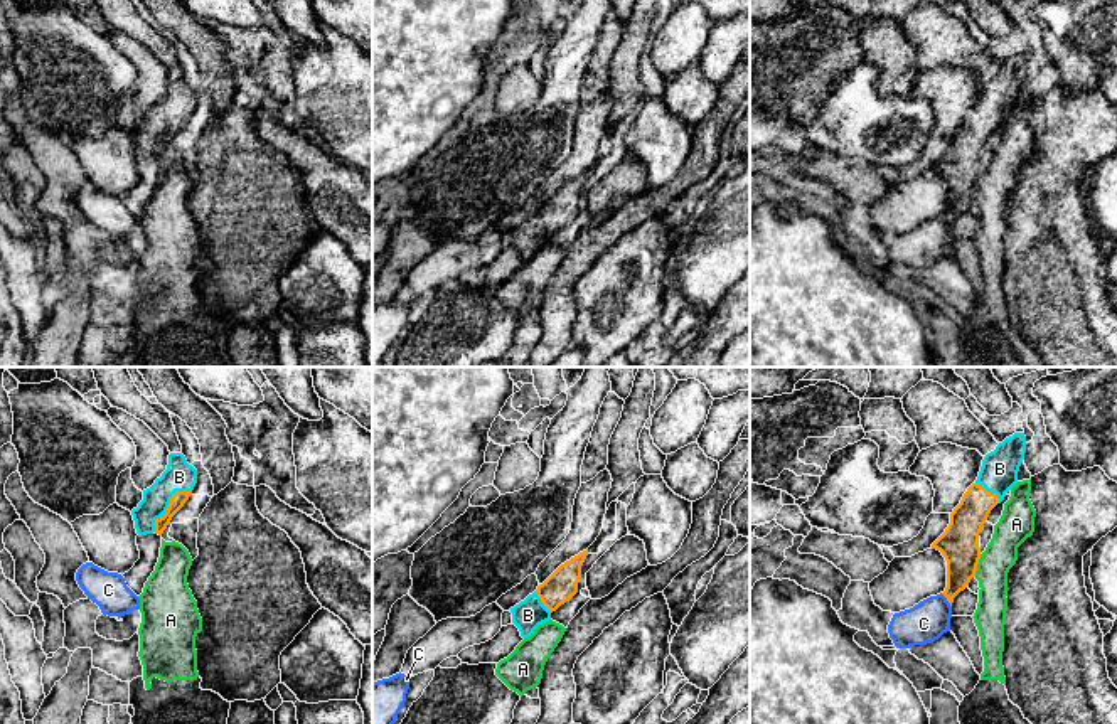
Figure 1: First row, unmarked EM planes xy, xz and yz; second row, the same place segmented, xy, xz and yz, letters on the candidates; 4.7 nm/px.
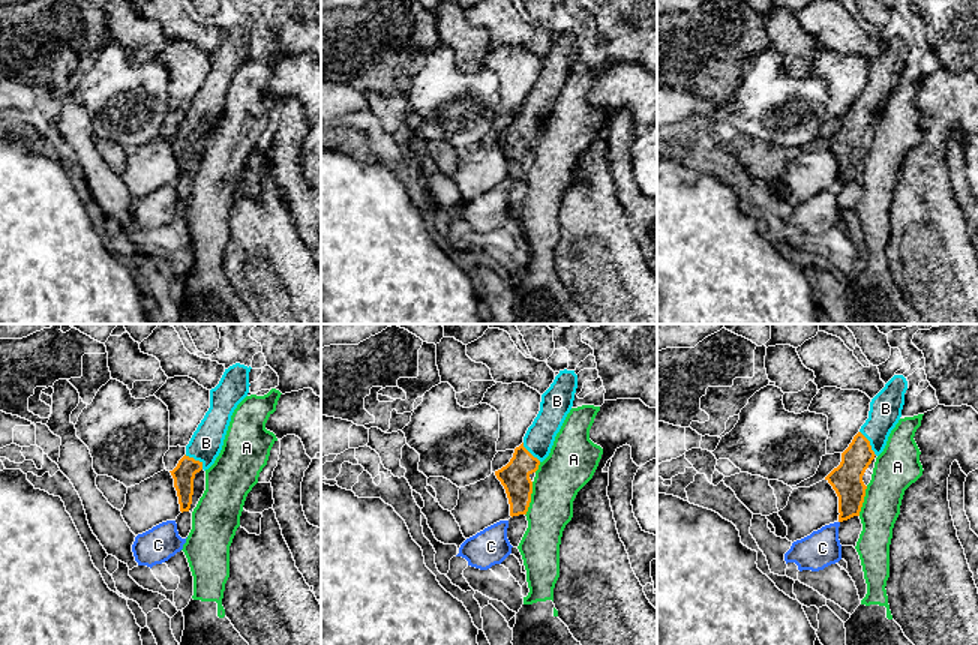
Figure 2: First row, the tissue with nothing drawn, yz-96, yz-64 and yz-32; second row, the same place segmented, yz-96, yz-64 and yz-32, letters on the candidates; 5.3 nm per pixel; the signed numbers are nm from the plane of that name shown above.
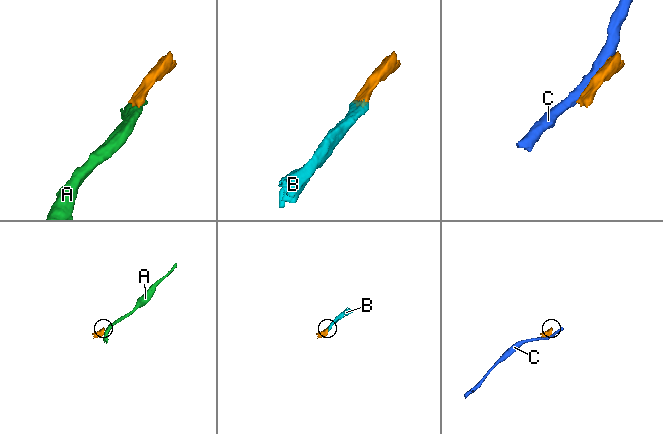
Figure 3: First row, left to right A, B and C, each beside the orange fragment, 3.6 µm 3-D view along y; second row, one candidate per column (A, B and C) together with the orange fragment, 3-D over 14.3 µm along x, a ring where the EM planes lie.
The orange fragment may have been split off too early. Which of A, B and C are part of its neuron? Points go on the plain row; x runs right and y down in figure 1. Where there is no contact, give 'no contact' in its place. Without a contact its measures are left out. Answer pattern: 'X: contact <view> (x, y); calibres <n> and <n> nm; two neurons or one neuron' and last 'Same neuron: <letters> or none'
A: contact yz (976, 189); calibres 190 and 160 nm; two neurons
B: contact xy (169, 127); calibres 70 and 140 nm; one neuron
C: contact yz (947, 223); calibres 180 and 190 nm; two neurons
Same neuron: B

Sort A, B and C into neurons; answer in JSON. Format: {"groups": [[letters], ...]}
{"groups": [["A"], ["B"], ["C"]]}

